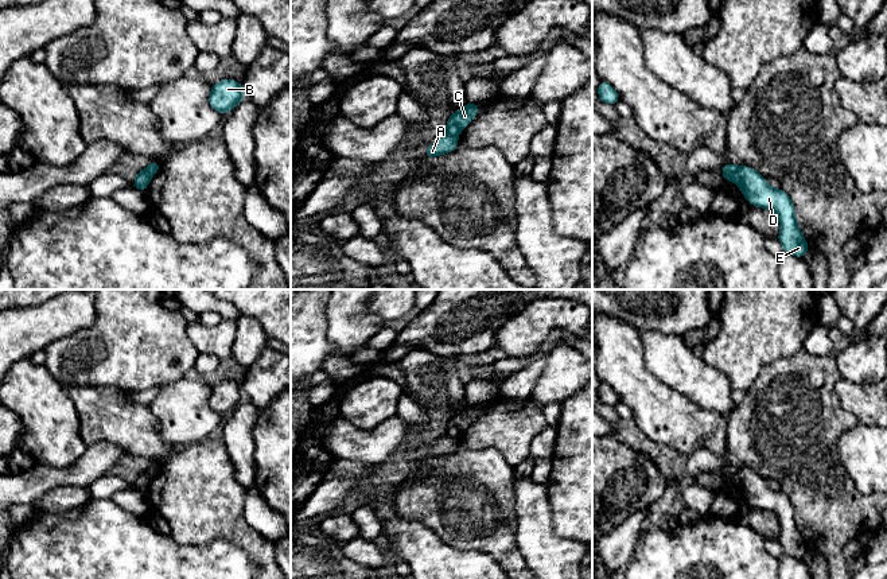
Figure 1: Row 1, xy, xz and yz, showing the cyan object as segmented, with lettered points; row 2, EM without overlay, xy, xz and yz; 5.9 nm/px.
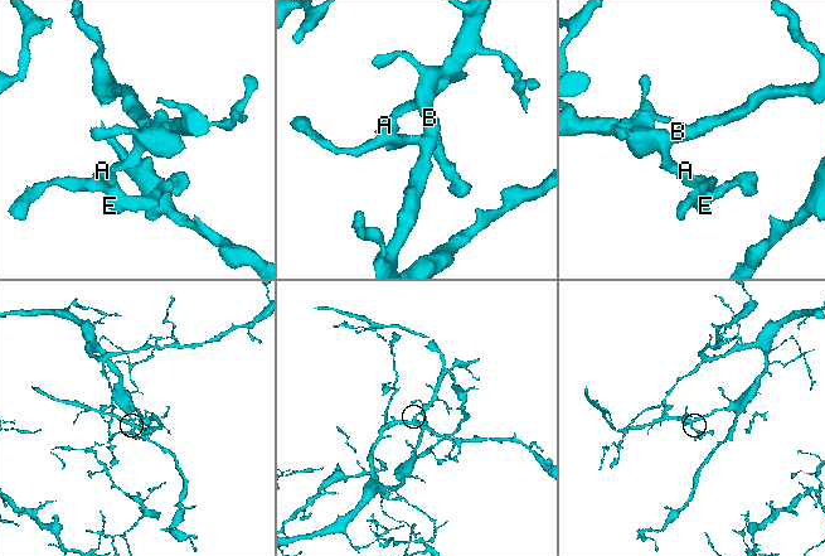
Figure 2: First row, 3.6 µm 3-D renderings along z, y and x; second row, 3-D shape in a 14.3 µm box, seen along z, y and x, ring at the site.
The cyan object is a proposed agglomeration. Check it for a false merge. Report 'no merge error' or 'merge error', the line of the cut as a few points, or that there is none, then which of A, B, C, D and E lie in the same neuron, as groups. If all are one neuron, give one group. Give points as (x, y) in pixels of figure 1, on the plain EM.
merge error | yz (739, 470), (731, 481) | A D E / B C

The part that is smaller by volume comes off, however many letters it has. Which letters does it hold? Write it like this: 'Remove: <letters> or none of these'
Remove: A, D, E

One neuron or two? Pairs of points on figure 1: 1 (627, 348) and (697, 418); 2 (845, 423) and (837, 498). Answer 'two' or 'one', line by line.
1: one
2: one

